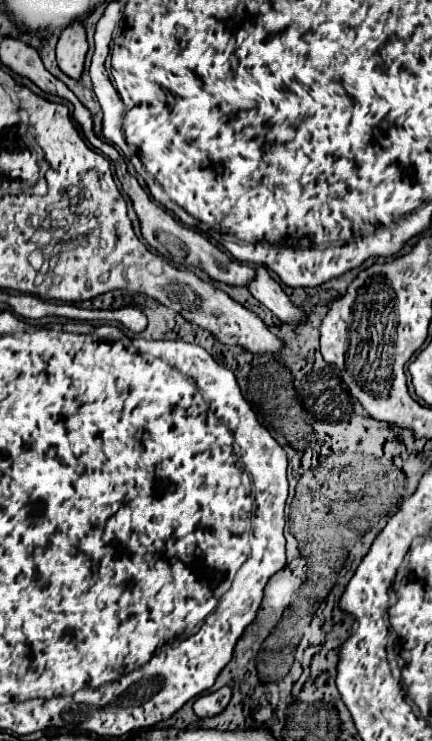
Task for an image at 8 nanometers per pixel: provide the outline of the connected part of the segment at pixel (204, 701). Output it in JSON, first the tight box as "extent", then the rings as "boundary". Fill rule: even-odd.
{"extent":[194,685,232,717],"boundary":[[[226,685],[214,693],[198,697],[194,703],[194,711],[198,717],[214,717],[226,709],[230,697],[232,697],[232,689]]]}

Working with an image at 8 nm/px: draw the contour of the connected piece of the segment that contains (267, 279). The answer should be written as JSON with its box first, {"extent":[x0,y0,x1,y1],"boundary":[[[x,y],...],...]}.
{"extent":[246,265,304,323],"boundary":[[[264,265],[256,267],[256,279],[246,285],[254,299],[258,299],[264,307],[268,307],[280,321],[284,323],[304,323],[304,313],[292,305],[282,287],[270,277]]]}

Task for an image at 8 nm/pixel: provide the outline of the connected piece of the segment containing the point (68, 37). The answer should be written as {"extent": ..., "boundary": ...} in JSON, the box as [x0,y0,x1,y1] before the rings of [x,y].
{"extent":[56,21,88,79],"boundary":[[[80,21],[72,23],[66,27],[60,35],[56,55],[58,55],[58,65],[60,69],[70,75],[72,79],[80,79],[84,71],[84,59],[88,53],[88,39],[86,39],[86,29]]]}

